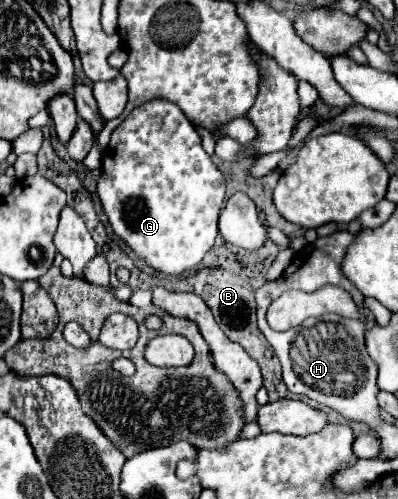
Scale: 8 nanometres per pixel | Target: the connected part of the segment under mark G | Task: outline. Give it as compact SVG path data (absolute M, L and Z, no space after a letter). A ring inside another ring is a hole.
M156 98L134 108L112 132L106 158L102 156L102 176L98 196L108 214L112 230L152 268L180 276L198 266L218 236L218 214L222 210L226 182L212 158L204 152L200 134L184 112L170 100Z

